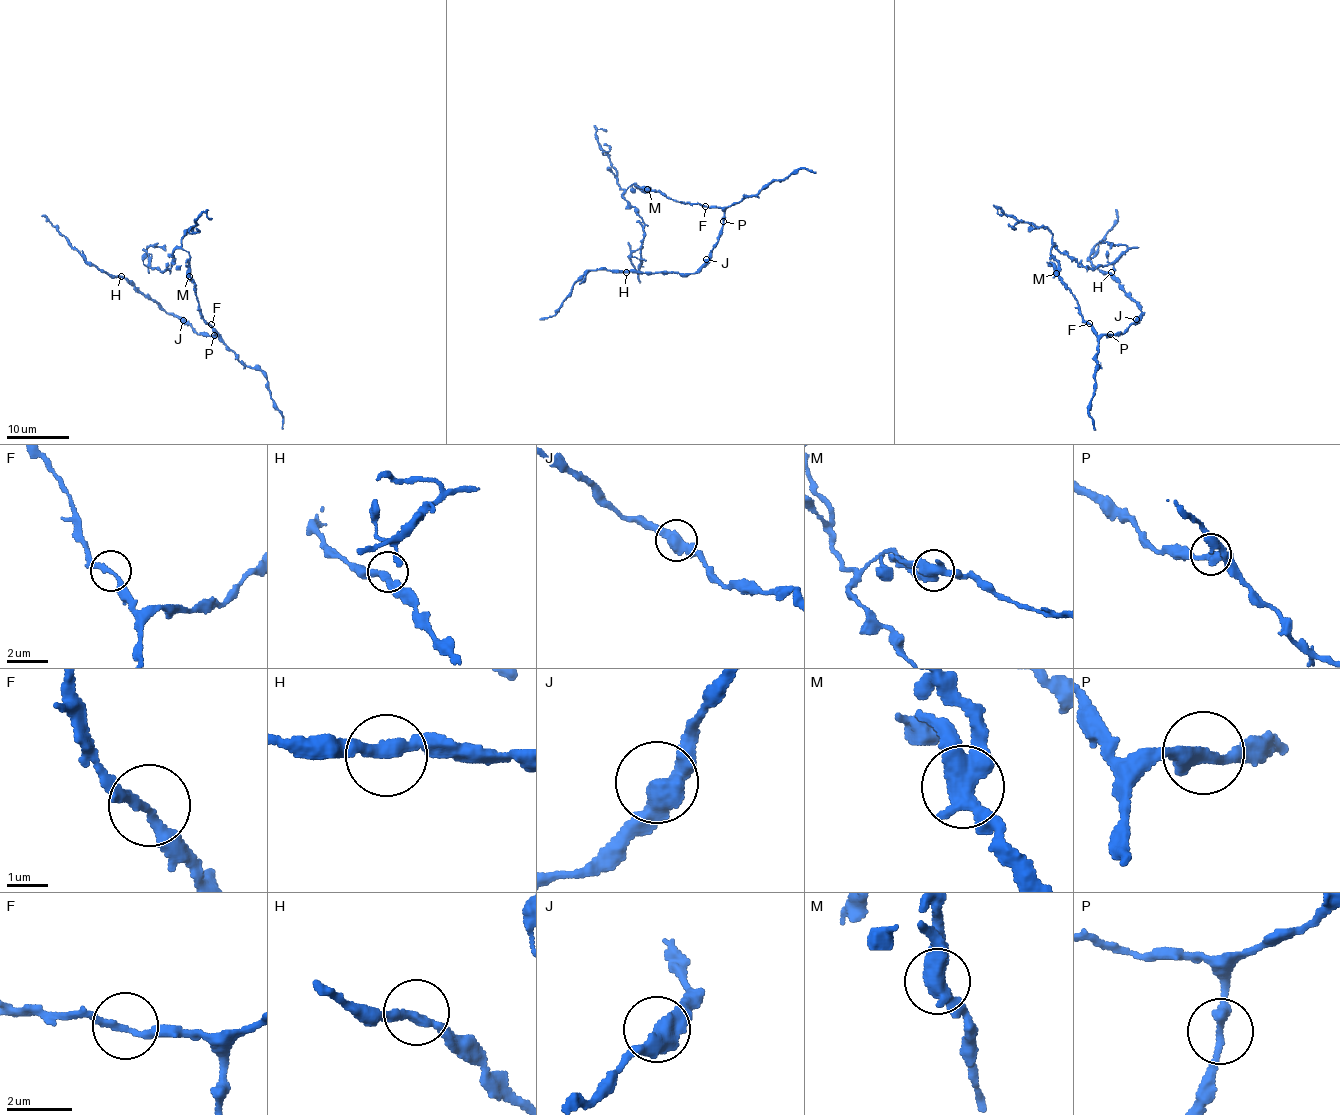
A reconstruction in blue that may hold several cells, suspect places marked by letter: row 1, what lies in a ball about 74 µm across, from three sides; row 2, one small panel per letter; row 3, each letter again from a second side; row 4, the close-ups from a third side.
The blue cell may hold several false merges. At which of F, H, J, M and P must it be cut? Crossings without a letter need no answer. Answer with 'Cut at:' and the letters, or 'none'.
Cut at: M

